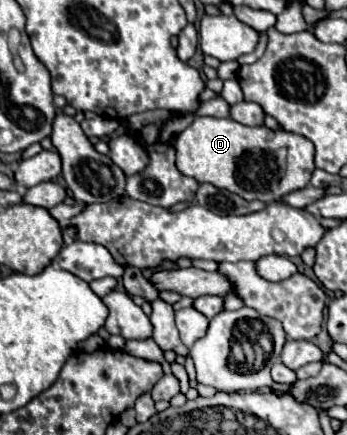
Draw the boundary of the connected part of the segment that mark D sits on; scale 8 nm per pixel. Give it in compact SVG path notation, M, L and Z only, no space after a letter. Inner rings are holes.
M197 116L195 122L175 138L175 148L177 168L181 174L191 176L197 182L209 182L215 188L225 188L245 200L279 200L293 190L305 188L315 170L315 146L305 136L283 132L281 128L271 130L267 126L245 126L231 118ZM241 170L247 174L247 180L241 176Z

